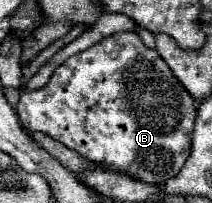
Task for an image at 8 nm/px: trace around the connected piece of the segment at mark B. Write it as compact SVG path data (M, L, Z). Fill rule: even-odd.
M126 31L104 37L90 49L70 57L42 89L26 91L18 101L18 117L28 131L42 131L88 161L110 165L146 185L162 185L180 171L190 153L196 107L192 95L176 81L164 59L154 49L144 47L134 31Z

